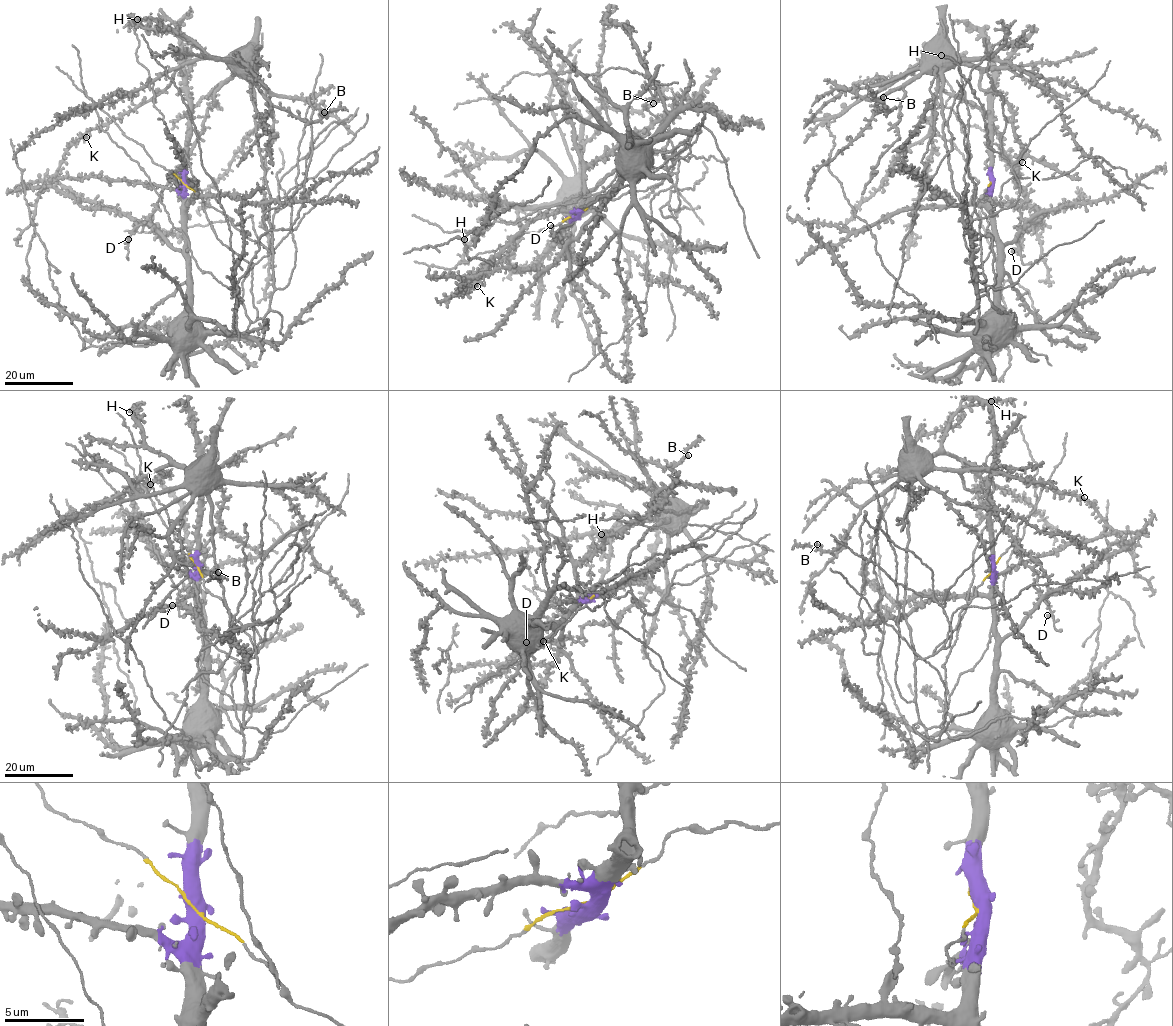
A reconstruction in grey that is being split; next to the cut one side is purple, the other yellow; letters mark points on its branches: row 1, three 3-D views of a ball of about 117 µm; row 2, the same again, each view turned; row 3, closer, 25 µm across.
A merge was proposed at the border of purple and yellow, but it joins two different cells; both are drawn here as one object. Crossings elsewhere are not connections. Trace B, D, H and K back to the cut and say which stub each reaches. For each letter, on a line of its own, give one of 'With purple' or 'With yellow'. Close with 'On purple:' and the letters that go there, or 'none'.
B: With yellow
D: With yellow
H: With yellow
K: With yellow
On purple: none

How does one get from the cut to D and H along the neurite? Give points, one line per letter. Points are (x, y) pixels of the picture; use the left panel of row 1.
D: (184, 183), (274, 252), (249, 79), (236, 74), (215, 93), (192, 151), (128, 239)
H: (184, 183), (241, 232), (274, 252), (254, 89), (226, 63), (184, 40), (176, 23), (165, 18), (137, 19)

